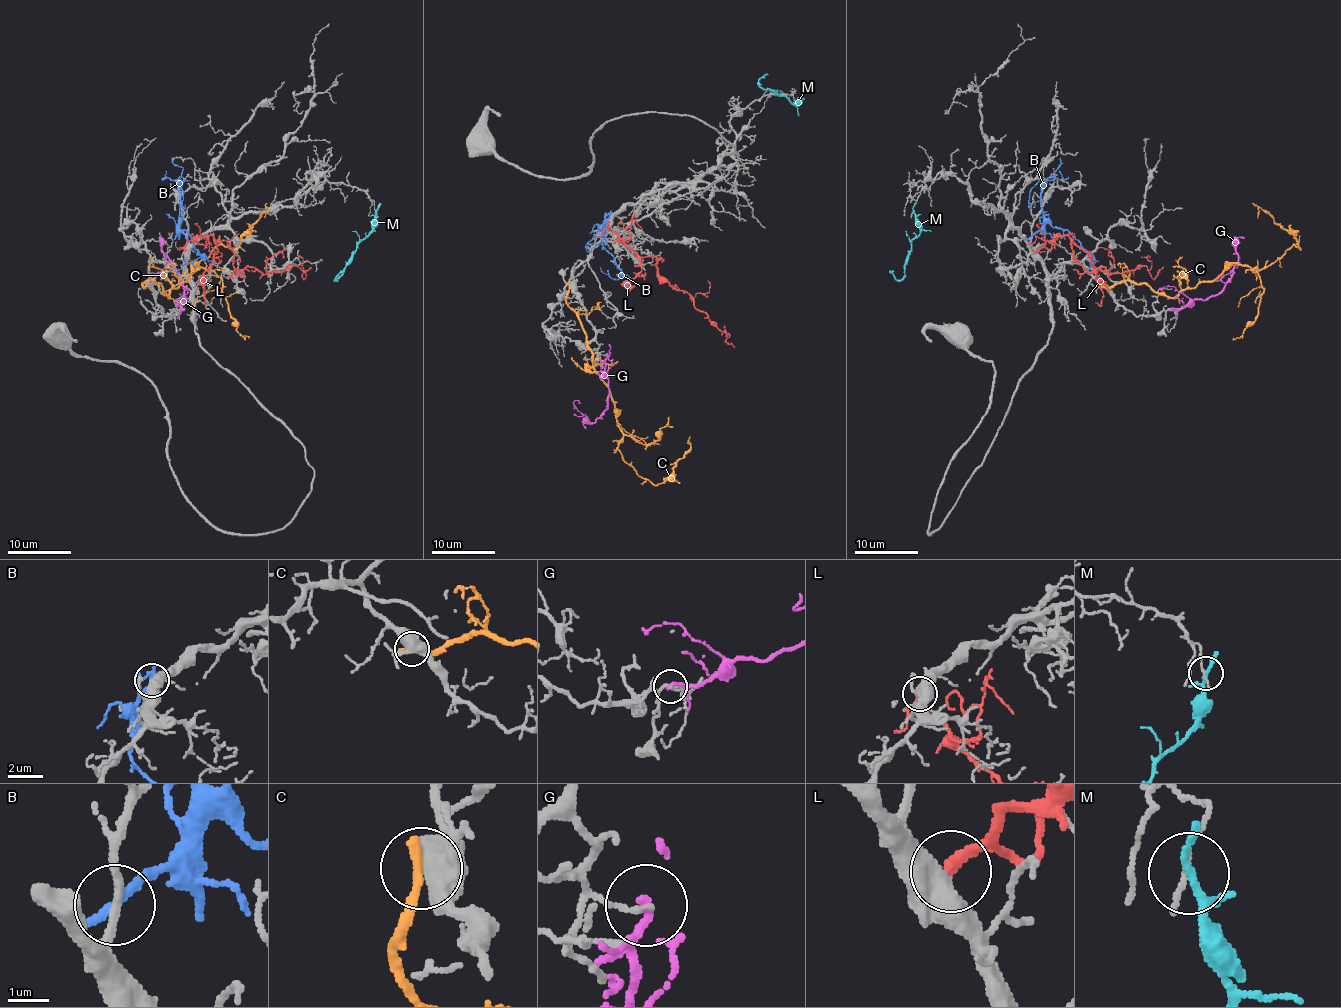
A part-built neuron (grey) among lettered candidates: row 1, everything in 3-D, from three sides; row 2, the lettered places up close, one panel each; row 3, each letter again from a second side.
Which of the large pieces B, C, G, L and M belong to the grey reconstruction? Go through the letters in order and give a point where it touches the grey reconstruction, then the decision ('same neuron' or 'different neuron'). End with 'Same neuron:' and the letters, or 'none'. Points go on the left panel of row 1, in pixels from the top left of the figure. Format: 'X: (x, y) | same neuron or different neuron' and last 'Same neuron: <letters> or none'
B: (186, 236) | different neuron
C: (146, 286) | different neuron
G: (184, 309) | different neuron
L: (184, 251) | same neuron
M: (376, 211) | different neuron
Same neuron: L

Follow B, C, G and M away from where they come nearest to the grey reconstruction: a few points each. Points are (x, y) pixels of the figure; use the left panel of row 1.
B: (186, 236), (179, 223), (179, 228), (190, 236), (198, 257), (176, 274)
C: (146, 285), (154, 281), (168, 297), (187, 281), (194, 263), (195, 270), (221, 244), (237, 247), (267, 203)
G: (184, 309), (181, 308), (186, 300), (184, 289), (174, 266), (170, 262), (150, 281), (155, 274)
M: (375, 211), (375, 225), (361, 241), (351, 262), (334, 279), (343, 270)

